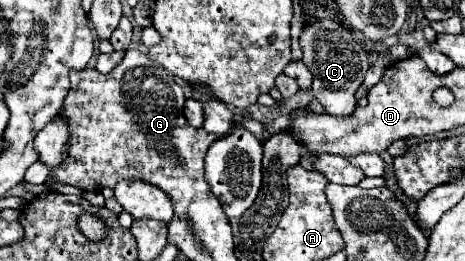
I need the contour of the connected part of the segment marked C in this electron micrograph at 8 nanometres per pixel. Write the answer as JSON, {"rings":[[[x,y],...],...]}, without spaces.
{"rings":[[[315,18],[309,24],[303,26],[303,32],[299,36],[299,46],[303,50],[303,64],[313,74],[313,94],[321,102],[321,106],[331,116],[347,116],[355,110],[355,92],[361,86],[365,72],[369,68],[367,52],[361,48],[359,42],[353,40],[351,32],[325,18]]]}

